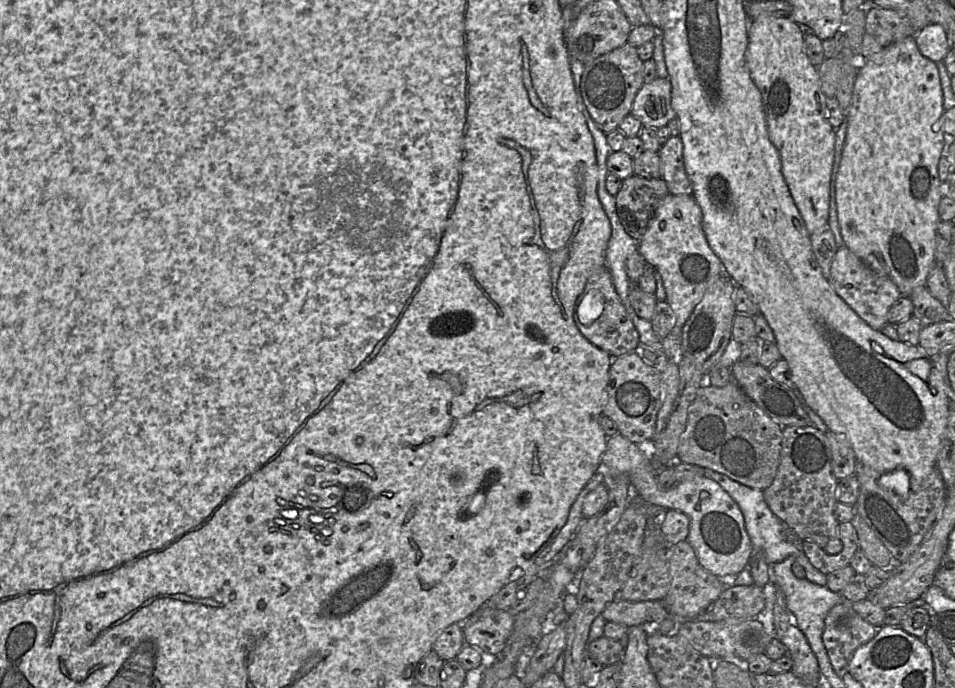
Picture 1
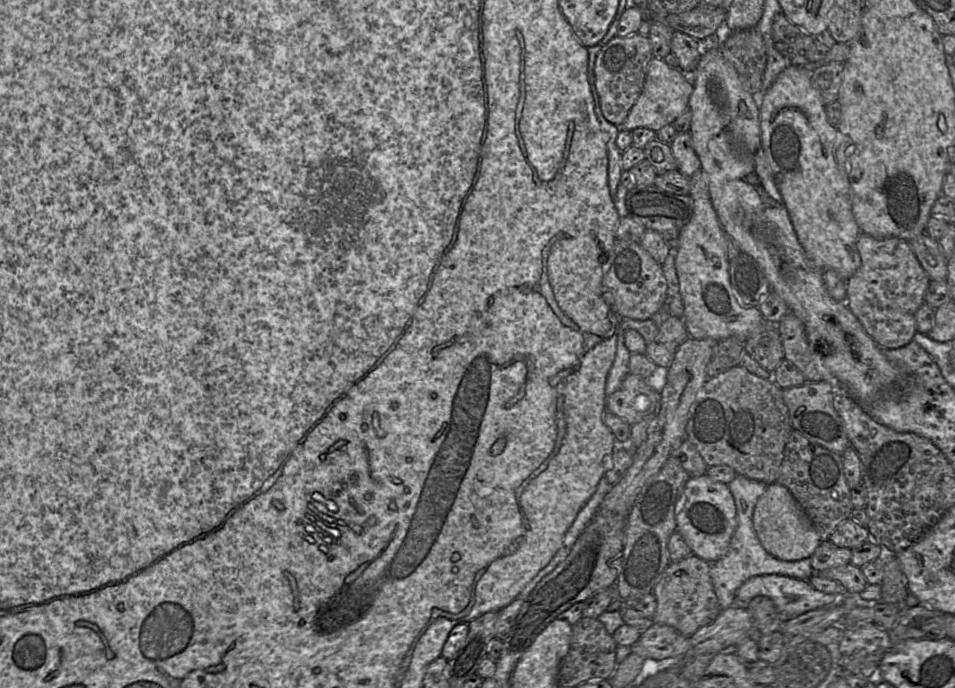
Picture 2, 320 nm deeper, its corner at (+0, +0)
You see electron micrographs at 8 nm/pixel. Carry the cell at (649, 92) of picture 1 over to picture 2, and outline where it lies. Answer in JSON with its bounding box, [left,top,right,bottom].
[618,57,693,132]

